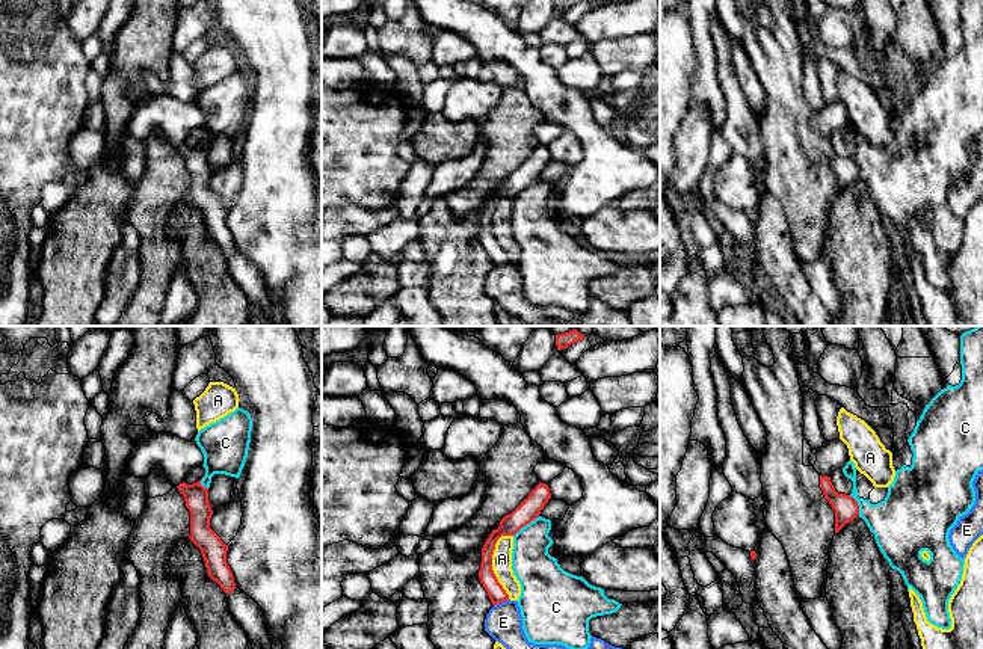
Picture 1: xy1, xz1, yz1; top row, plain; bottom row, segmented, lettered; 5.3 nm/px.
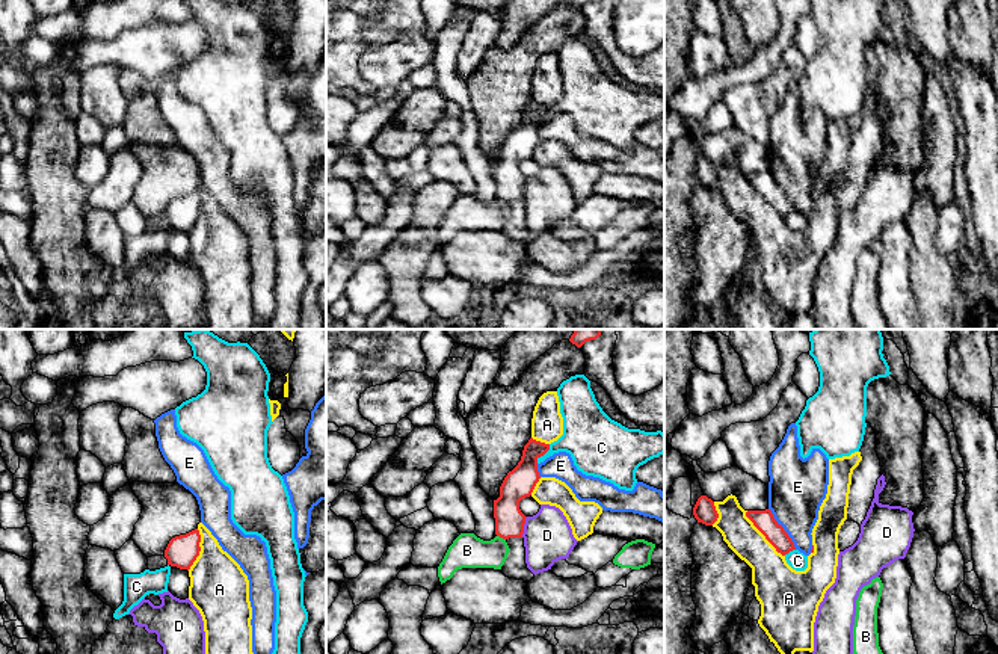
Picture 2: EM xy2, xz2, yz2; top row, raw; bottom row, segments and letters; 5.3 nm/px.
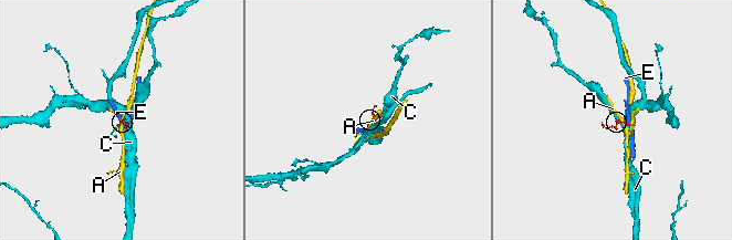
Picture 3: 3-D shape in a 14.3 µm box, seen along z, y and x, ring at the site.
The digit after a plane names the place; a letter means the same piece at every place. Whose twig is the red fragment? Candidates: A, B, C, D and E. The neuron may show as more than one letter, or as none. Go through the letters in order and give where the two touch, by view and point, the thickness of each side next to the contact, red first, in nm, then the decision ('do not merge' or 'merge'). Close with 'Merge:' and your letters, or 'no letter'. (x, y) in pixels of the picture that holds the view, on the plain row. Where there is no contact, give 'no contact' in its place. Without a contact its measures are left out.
A: contact xz1 (491, 228); calibres 110 and 110 nm; do not merge
B: contact xz2 (502, 198); calibres 160 and 180 nm; do not merge
C: contact xz1 (526, 186); calibres 110 and 220 nm; do not merge
D: contact xz2 (523, 189); calibres 160 and 260 nm; do not merge
E: contact yz2 (782, 191); calibres 110 and 300 nm; do not merge
Merge: no letter

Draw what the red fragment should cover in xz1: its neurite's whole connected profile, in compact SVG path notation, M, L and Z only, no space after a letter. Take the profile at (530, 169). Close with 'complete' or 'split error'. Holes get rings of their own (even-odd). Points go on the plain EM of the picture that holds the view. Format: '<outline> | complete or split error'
M565 130L563 134L548 146L539 143L528 158L512 175L500 183L500 189L492 192L482 210L482 225L479 232L480 245L483 246L492 267L509 261L509 257L492 232L492 216L497 202L501 198L515 198L522 189L539 180L541 172L551 158L572 168L580 163L583 154L580 139L572 131Z | split error

